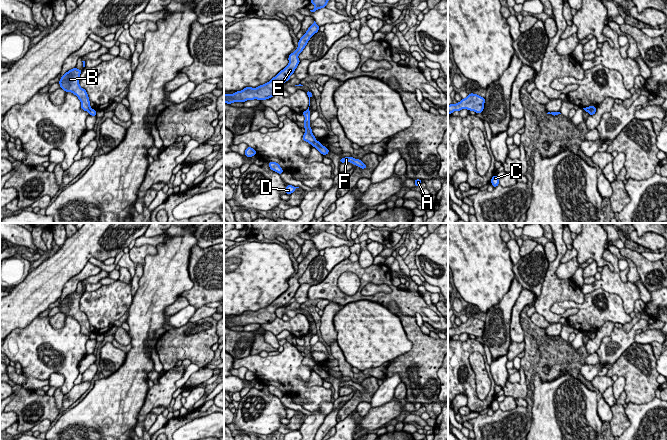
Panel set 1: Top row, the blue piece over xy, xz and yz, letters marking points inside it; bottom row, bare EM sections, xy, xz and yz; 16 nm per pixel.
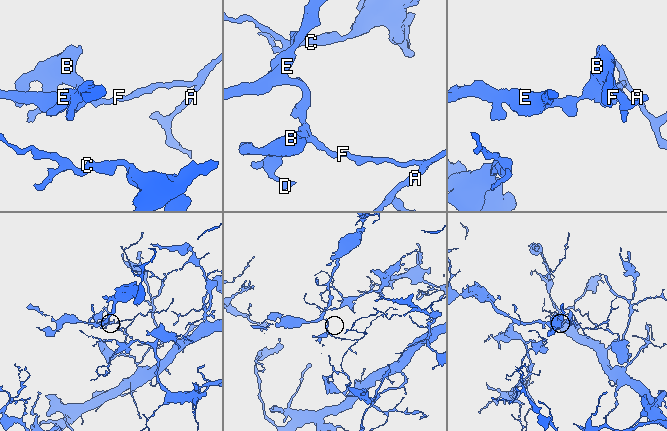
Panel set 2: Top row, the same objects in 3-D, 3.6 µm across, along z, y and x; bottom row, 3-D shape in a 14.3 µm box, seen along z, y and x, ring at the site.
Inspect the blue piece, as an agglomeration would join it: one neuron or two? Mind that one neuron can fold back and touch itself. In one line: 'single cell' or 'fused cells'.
fused cells

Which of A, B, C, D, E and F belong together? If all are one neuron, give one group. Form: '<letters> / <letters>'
A C F / B D E

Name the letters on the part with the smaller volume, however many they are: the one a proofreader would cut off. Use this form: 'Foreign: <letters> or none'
Foreign: B, D, E

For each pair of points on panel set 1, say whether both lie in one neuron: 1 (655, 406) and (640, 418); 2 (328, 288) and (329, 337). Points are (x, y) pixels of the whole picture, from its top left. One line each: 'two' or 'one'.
1: one
2: two

